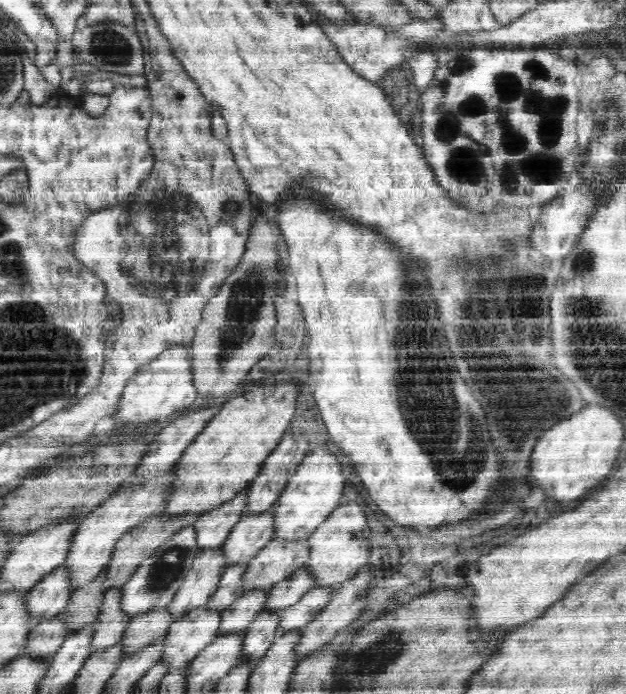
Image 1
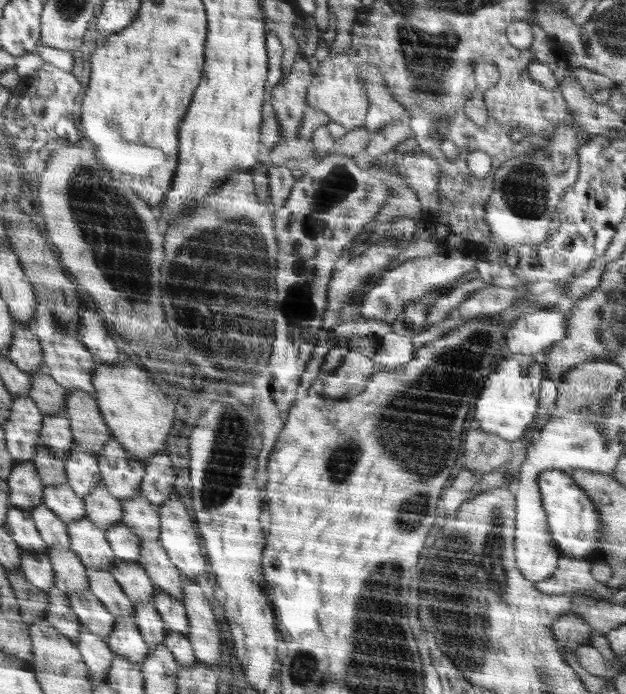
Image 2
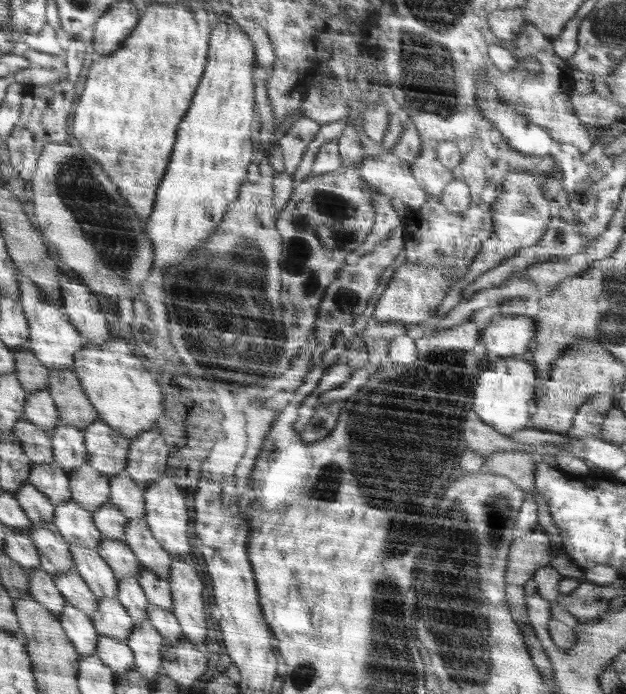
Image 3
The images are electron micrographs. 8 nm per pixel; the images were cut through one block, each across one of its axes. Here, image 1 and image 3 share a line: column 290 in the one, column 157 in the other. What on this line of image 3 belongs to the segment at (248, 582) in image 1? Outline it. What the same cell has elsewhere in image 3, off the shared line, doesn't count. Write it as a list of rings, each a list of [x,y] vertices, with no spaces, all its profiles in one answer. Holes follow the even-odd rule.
[[[127,519],[124,541],[133,550],[142,566],[168,580],[172,556],[153,537],[147,522],[142,519]]]

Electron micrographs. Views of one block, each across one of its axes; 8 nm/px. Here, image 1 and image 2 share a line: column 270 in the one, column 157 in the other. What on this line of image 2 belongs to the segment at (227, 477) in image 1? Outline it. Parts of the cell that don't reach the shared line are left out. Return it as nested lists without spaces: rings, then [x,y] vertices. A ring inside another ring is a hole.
[[[124,356],[116,366],[100,366],[94,381],[104,418],[111,426],[114,436],[128,452],[145,462],[153,454],[166,448],[176,410],[174,404],[166,398],[165,392],[152,382],[148,372],[134,364],[130,357]]]

